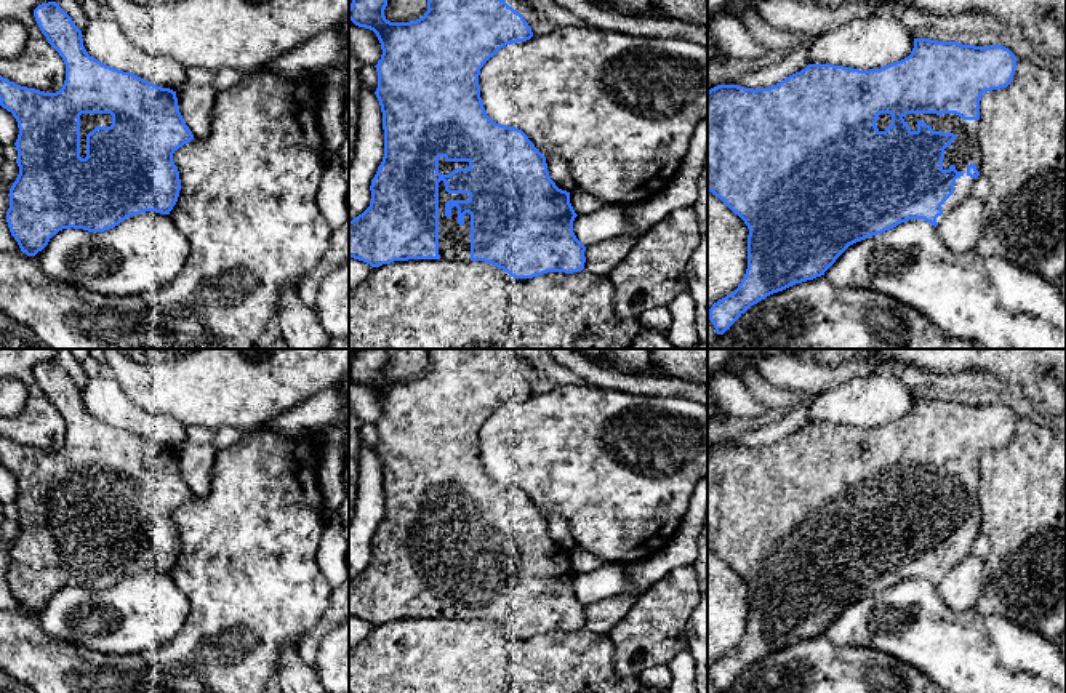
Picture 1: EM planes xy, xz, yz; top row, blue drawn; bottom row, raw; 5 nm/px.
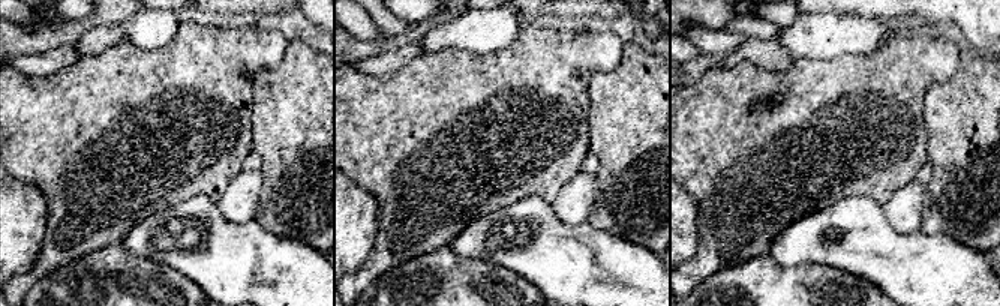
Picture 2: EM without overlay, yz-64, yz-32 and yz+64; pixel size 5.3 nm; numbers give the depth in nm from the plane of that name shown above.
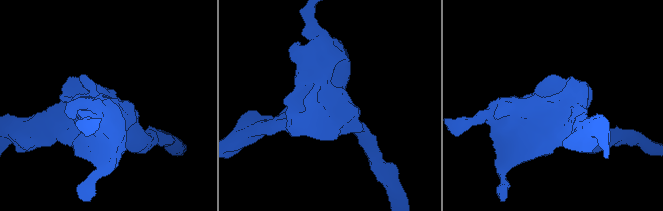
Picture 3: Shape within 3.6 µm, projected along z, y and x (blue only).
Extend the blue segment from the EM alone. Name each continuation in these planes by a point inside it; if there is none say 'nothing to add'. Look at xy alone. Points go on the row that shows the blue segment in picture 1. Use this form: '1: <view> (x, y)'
1: xy (88, 122)

